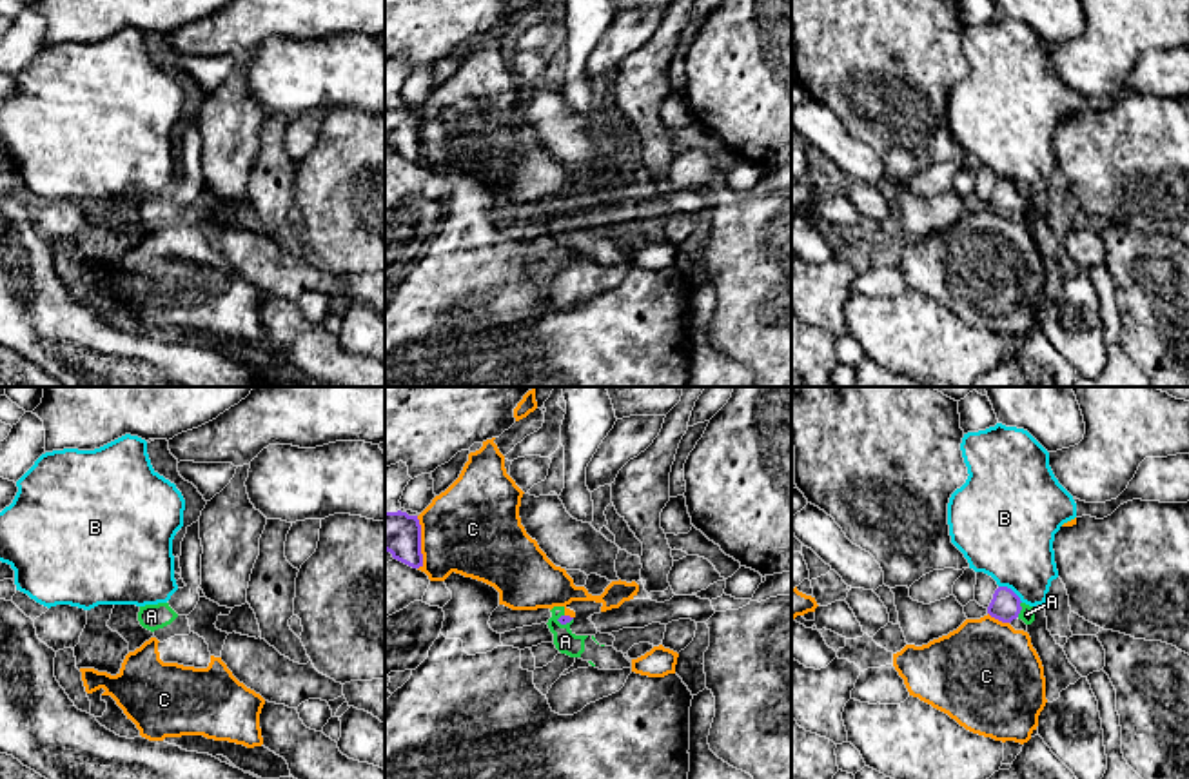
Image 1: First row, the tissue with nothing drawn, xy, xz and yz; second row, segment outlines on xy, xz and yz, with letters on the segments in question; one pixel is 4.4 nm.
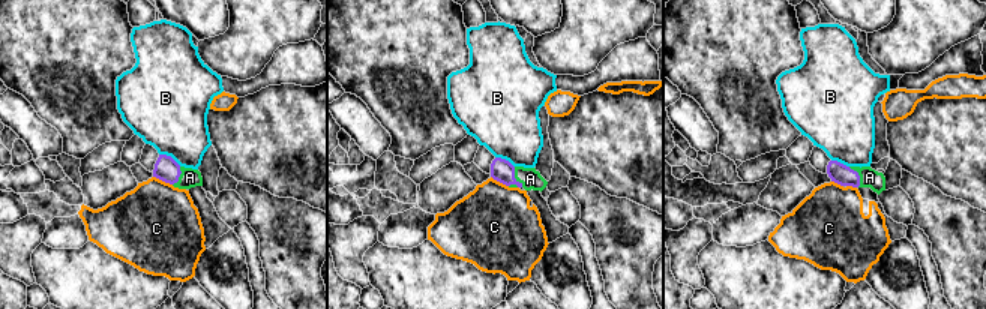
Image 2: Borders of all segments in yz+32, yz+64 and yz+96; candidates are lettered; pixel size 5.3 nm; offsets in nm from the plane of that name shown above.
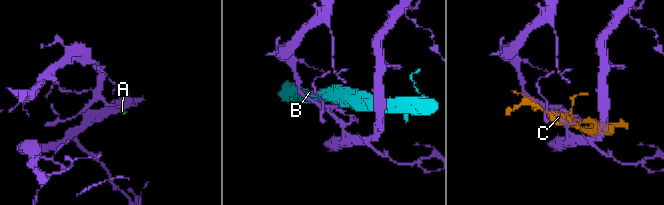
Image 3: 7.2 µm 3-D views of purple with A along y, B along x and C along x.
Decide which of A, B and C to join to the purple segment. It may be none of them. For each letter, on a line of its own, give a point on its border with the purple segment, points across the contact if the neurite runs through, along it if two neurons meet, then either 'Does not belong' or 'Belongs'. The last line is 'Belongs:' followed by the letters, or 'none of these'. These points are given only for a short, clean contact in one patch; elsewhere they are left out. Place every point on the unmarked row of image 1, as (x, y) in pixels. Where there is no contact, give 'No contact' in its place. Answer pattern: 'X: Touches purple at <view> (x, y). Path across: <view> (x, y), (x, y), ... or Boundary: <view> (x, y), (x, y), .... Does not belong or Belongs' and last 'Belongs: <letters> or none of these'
A: Touches purple at yz (1021, 202). Path across: yz (1004, 198), (1021, 202), (1026, 207). Belongs
B: Touches purple at yz (1012, 184). Does not belong
C: Touches purple at xz (420, 137). Does not belong
Belongs: A

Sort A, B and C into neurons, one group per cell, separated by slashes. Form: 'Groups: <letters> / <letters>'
Groups: A / B / C

